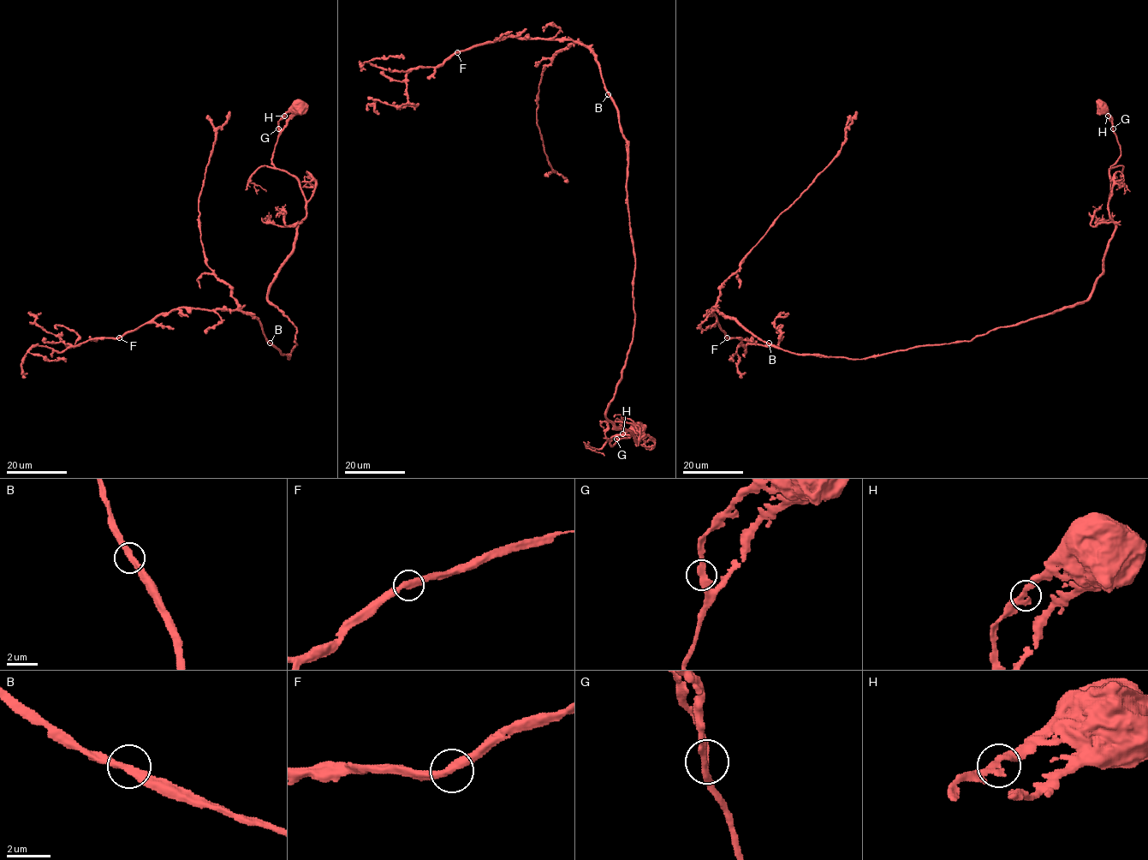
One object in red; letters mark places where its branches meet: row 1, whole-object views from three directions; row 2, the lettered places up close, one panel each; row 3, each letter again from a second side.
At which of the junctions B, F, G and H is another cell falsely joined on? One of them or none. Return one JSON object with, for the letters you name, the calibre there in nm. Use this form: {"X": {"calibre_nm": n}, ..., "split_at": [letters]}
{"split_at": []}

